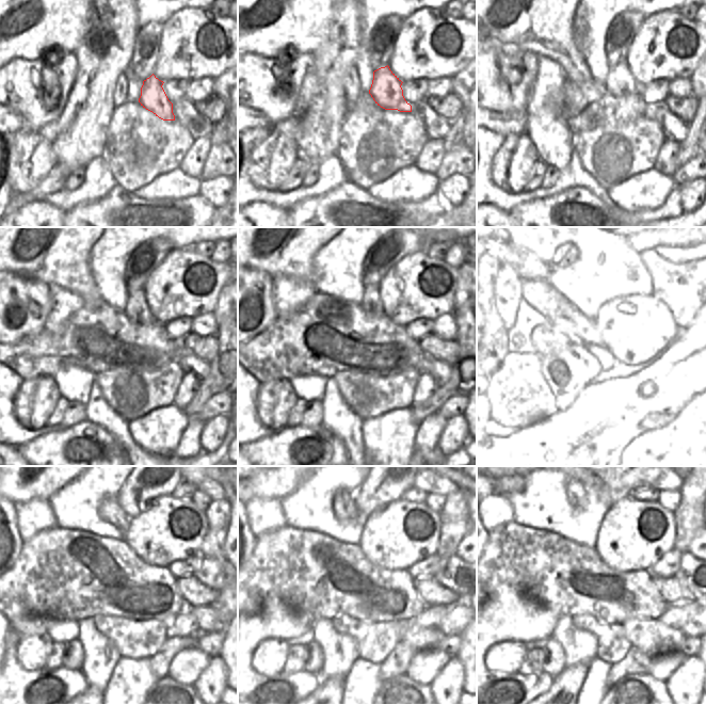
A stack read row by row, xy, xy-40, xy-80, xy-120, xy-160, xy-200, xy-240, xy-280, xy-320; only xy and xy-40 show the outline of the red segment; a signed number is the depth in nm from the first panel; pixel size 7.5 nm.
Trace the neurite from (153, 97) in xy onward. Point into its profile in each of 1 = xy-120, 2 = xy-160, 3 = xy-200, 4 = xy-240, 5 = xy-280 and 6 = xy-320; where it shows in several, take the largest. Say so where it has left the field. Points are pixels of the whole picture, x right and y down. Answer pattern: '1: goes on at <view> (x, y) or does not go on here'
1: goes on at xy-120 (137, 309)
2: goes on at xy-160 (371, 303)
3: goes on at xy-200 (604, 289)
4: goes on at xy-240 (108, 509)
5: goes on at xy-280 (345, 507)
6: goes on at xy-320 (577, 494)

